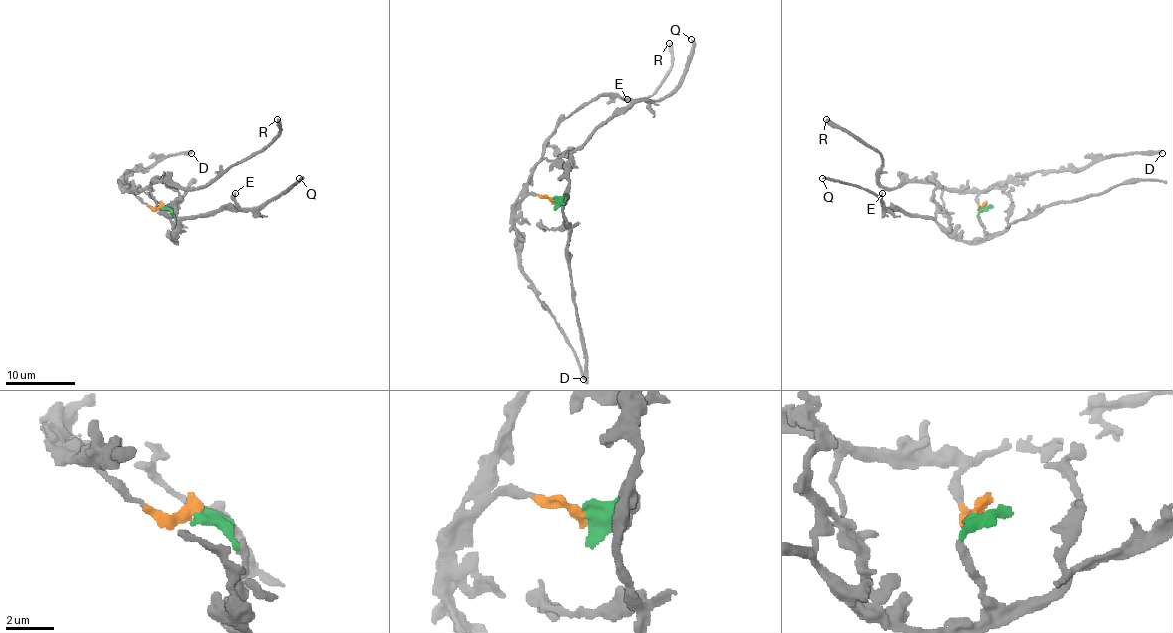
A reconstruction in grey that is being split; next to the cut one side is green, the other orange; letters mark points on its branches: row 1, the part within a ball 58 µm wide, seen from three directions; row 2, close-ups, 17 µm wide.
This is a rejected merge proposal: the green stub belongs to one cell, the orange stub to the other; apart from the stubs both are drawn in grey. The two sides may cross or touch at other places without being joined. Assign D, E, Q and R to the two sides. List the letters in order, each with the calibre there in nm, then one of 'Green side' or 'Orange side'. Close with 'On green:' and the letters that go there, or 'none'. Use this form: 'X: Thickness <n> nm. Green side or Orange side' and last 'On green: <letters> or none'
D: Thickness 320 nm. Orange side
E: Thickness 360 nm. Green side
Q: Thickness 320 nm. Green side
R: Thickness 400 nm. Orange side
On green: E, Q

